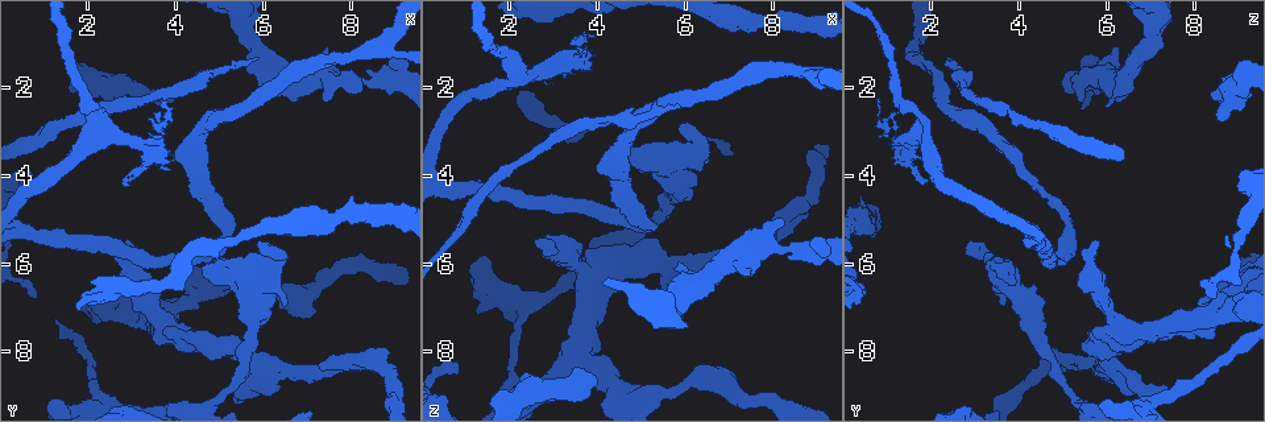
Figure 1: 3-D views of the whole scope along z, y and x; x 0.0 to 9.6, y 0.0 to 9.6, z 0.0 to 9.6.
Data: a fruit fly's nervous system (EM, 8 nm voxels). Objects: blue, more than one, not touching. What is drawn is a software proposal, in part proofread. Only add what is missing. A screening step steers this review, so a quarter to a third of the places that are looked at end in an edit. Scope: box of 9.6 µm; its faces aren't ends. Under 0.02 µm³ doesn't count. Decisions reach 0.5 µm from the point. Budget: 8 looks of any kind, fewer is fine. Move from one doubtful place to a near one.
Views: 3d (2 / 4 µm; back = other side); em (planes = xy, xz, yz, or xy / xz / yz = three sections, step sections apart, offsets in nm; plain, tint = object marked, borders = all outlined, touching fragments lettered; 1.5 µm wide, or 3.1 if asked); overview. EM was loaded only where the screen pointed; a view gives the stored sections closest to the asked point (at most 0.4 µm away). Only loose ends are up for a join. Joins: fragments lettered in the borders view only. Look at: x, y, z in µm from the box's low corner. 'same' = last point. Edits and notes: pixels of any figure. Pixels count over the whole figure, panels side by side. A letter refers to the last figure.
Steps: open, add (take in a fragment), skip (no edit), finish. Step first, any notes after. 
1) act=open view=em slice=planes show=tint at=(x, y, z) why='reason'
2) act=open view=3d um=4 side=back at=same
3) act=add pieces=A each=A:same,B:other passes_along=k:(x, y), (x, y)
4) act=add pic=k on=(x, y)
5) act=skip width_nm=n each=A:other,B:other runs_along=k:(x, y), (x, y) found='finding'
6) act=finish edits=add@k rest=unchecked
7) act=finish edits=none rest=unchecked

act=open view=3d um=2 at=(7.50, 1.15, 6.20) why='branch stops here'

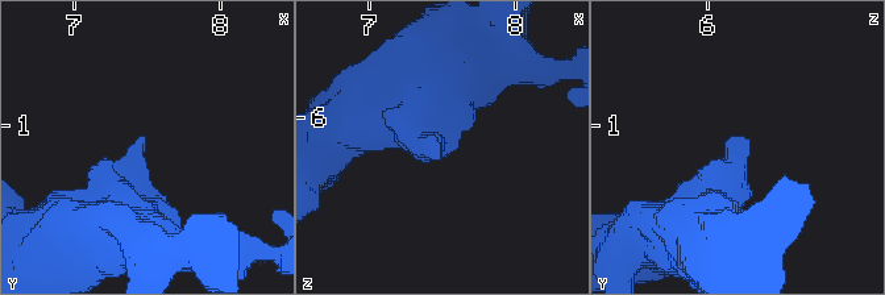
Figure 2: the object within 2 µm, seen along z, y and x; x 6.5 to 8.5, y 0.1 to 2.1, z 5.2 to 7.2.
act=open view=em slice=planes show=borders at=(7.46, 1.08, 6.28) why='shape alone is not enough'

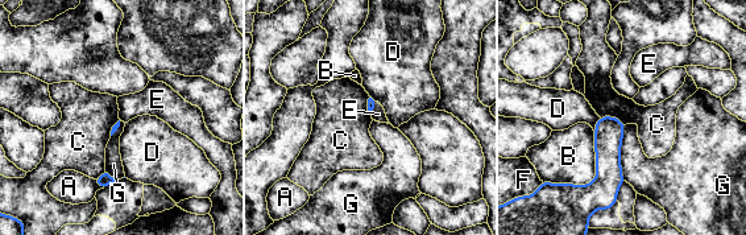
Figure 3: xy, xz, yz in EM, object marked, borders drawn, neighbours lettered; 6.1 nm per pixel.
act=skip each=A:other,B:other,C:other,D:other,E:other,F:other,G:other border=3:(600, 116), (616, 116), (625, 124) found='no lettered fragment goes on from it'

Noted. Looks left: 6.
act=open view=3d um=4 at=(2.90, 5.40, 5.80) why='thick end'

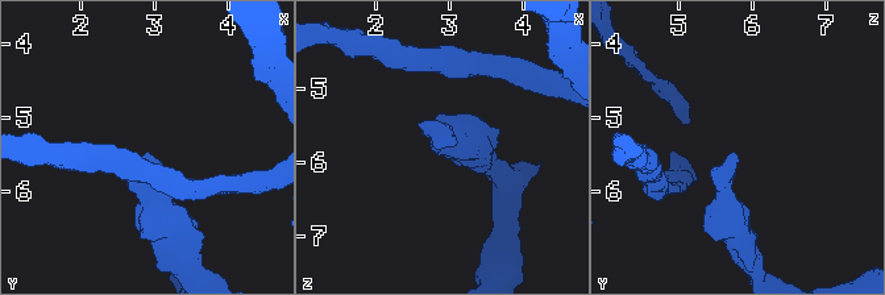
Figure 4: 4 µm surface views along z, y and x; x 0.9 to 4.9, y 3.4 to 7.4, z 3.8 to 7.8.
act=open view=em slice=xz step=4 show=tint at=(2.90, 5.45, 5.75) why='need the tissue'

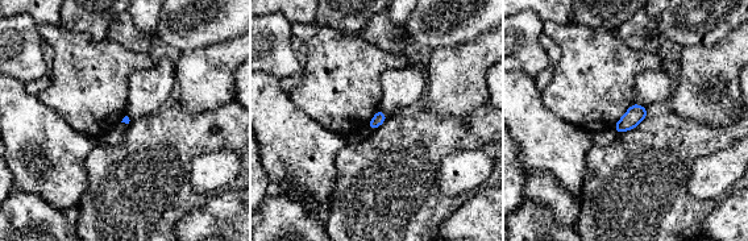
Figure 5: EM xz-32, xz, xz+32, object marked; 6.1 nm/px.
act=open view=em slice=yz step=8 show=borders at=same

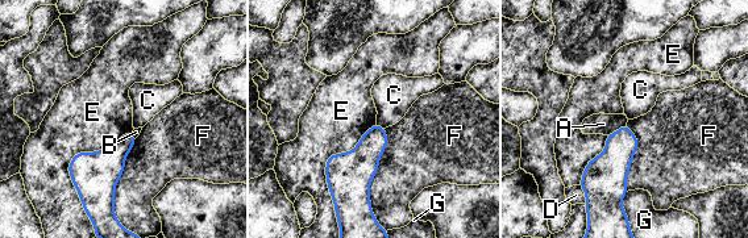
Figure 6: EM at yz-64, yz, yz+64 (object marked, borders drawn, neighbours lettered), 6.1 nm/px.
act=skip longest_contact=E:550nm each=A:other,B:other,C:other,D:other,E:other,F:other,G:other found='no lettered fragment goes on from it'

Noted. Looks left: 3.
act=open view=3d um=4 at=(6.45, 7.00, 3.65) why='free end'

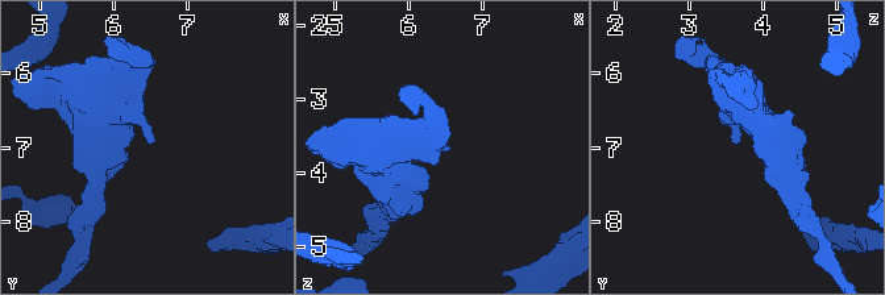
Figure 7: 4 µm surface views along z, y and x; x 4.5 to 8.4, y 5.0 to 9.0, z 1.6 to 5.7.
act=open view=em slice=yz step=8 show=tint at=(6.50, 6.95, 3.65) why='now the EM'

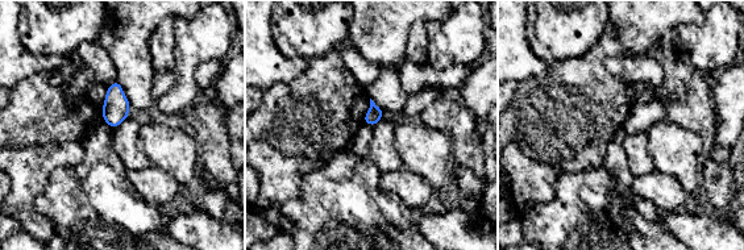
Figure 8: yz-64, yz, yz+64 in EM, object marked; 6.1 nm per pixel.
act=open view=em slice=planes show=borders at=same

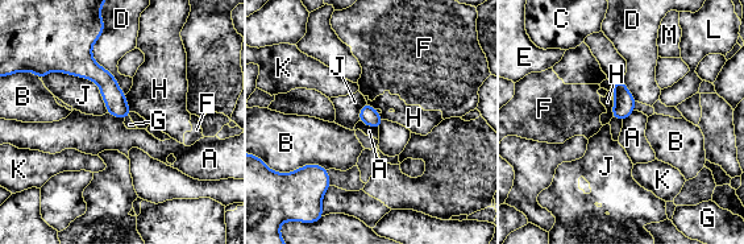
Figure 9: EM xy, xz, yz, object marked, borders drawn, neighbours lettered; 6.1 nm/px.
act=skip each=A:other,B:other,C:other,D:other,E:other,F:other,G:other,H:other,J:other,K:other,L:other,M:other runs_along=9:(69, 58), (90, 69), (125, 112) found='none of them fits'

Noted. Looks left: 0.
act=finish edits=none rest=unchecked

